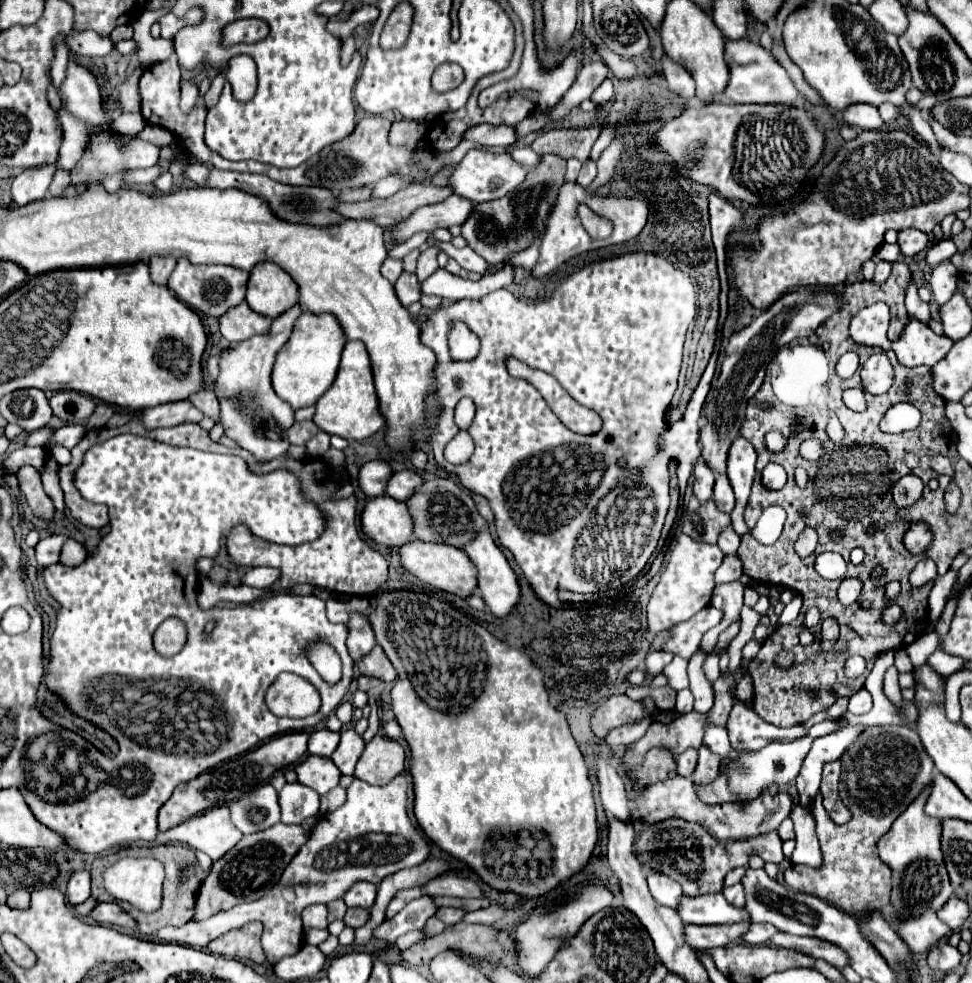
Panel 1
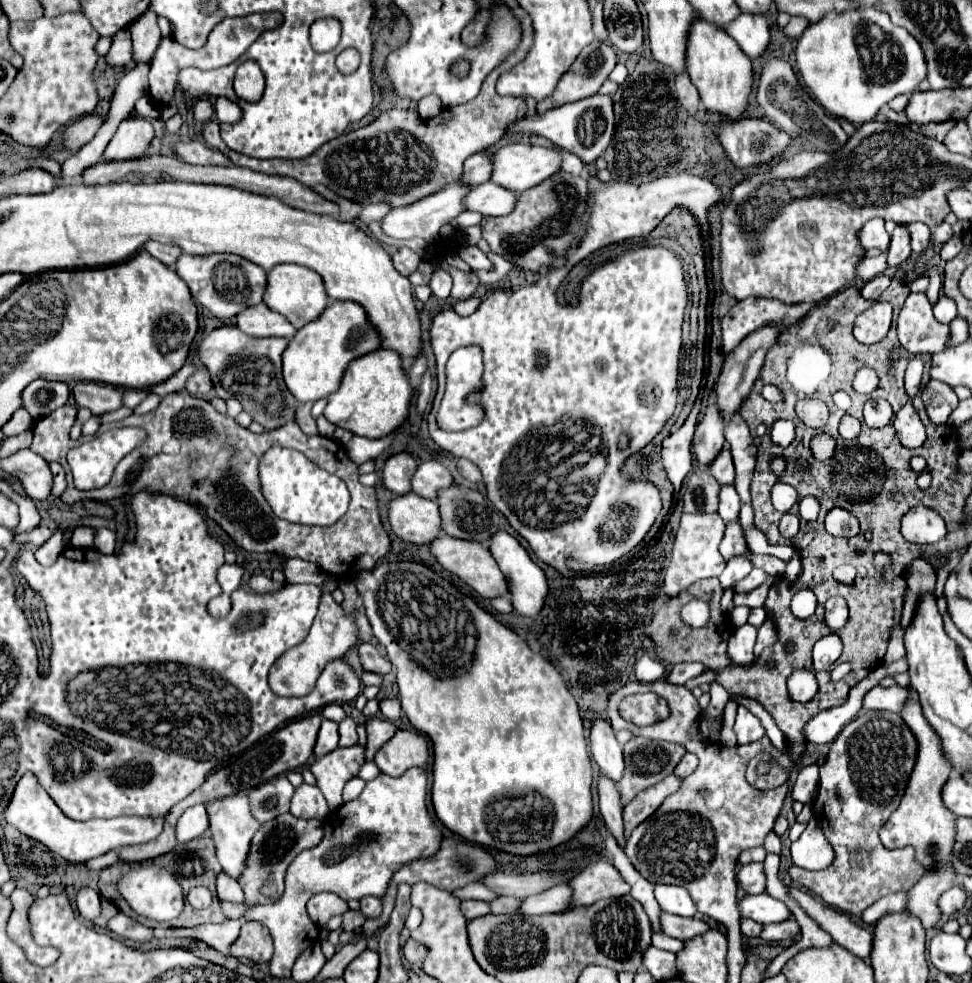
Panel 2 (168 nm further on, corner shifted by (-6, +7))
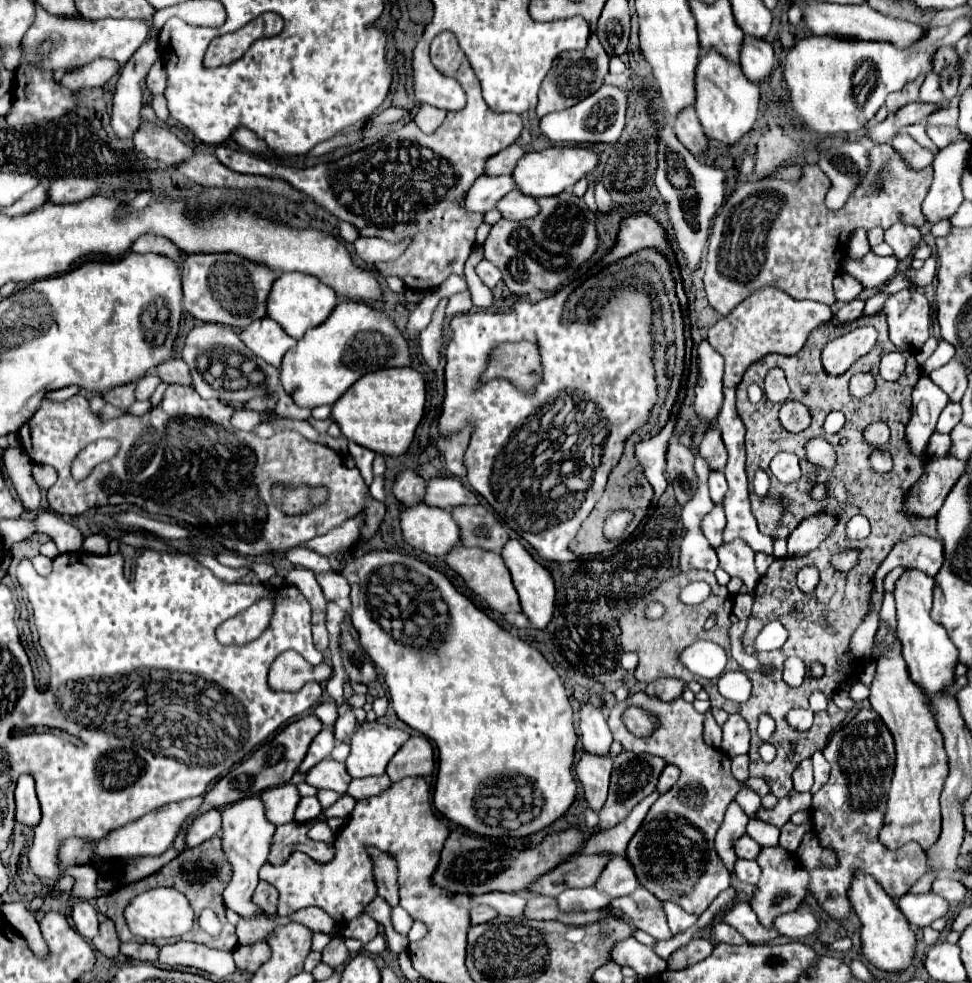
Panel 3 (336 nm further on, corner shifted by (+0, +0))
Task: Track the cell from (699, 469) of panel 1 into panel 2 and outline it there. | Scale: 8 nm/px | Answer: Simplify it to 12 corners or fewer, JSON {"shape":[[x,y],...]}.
{"shape":[[713,388],[693,436],[697,460],[709,464],[725,444],[725,420]]}

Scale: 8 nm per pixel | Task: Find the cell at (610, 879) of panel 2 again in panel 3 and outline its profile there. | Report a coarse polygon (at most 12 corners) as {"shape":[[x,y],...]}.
{"shape":[[625,855],[613,857],[595,889],[611,899],[637,889],[637,877]]}

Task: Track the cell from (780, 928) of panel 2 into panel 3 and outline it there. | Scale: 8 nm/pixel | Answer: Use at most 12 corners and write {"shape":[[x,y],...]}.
{"shape":[[749,903],[731,905],[721,915],[753,945],[775,943]]}

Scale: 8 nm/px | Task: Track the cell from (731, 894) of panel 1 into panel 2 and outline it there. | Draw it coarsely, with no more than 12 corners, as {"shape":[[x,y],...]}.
{"shape":[[763,862],[745,864],[739,880],[749,894],[765,892]]}

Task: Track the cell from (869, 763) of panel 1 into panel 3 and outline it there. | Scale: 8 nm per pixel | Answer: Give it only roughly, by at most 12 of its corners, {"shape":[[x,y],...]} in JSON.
{"shape":[[861,709],[823,749],[811,823],[837,867],[811,871],[831,919],[857,871],[899,899],[927,871],[915,842],[877,839],[895,743]]}

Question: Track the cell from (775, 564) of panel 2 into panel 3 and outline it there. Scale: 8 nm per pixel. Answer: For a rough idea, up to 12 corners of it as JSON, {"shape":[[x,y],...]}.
{"shape":[[721,505],[703,519],[701,525],[713,549],[721,545],[725,513]]}

